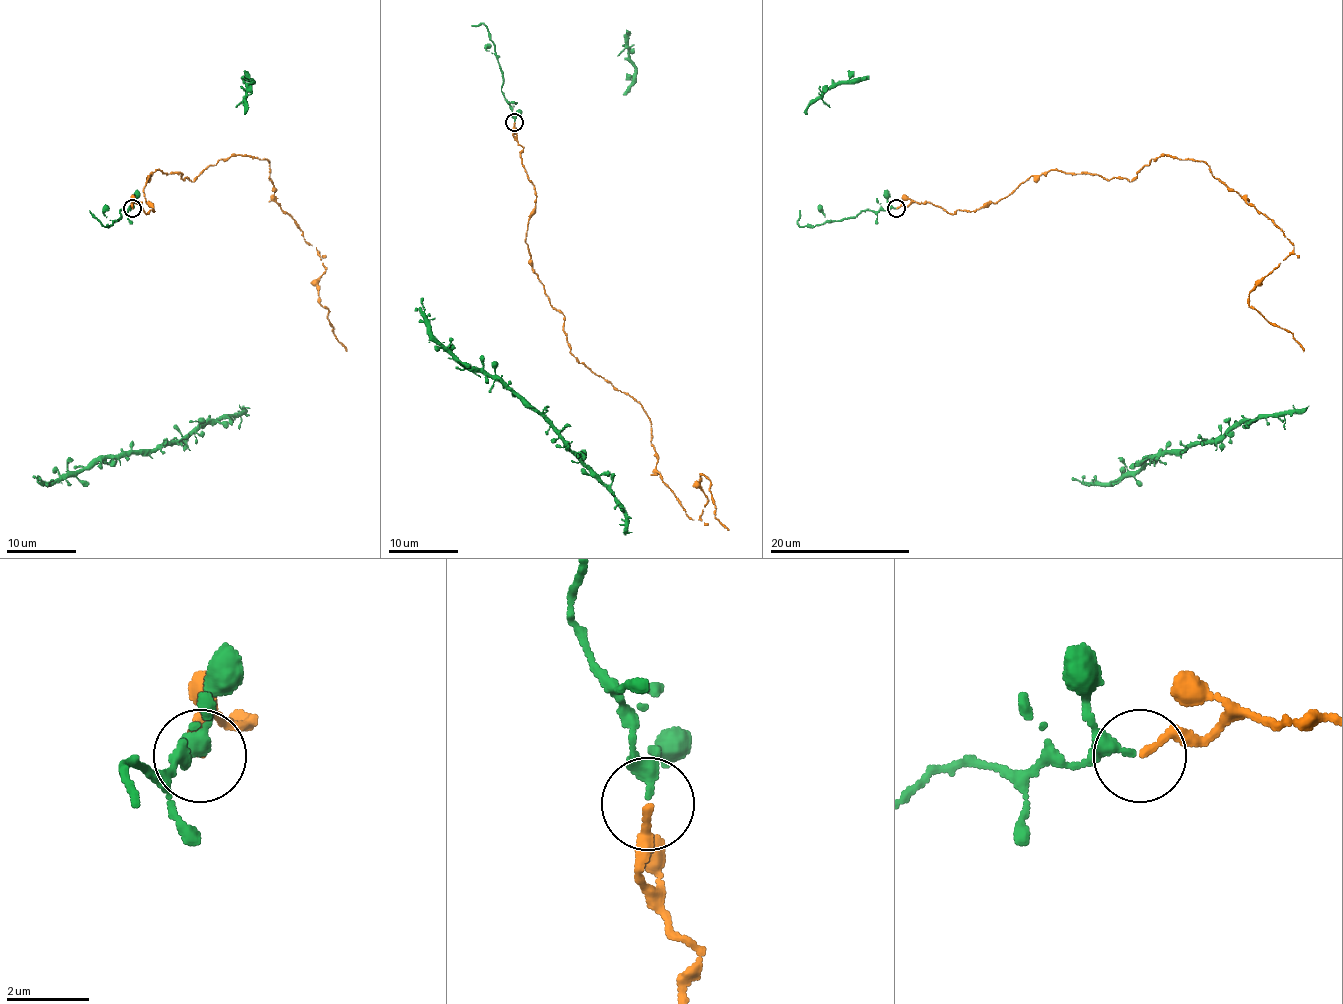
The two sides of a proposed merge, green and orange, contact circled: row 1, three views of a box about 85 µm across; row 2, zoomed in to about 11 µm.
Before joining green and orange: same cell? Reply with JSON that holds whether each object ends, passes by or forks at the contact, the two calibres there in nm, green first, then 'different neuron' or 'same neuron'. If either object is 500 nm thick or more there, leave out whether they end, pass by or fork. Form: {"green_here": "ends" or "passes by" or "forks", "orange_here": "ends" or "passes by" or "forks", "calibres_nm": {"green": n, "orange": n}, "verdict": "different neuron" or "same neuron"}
{"green_here": "passes by", "orange_here": "ends", "calibres_nm": {"green": 240, "orange": 180}, "verdict": "same neuron"}

